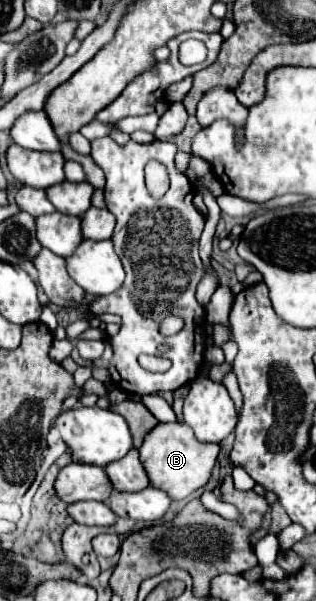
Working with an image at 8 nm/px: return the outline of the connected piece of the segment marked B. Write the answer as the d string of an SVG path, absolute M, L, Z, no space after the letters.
M181 422L171 424L157 424L151 434L143 440L141 448L141 462L151 478L151 484L163 492L167 492L173 500L183 500L191 496L195 490L201 490L211 480L213 468L217 464L219 446L217 444L201 444L193 436L193 430Z

